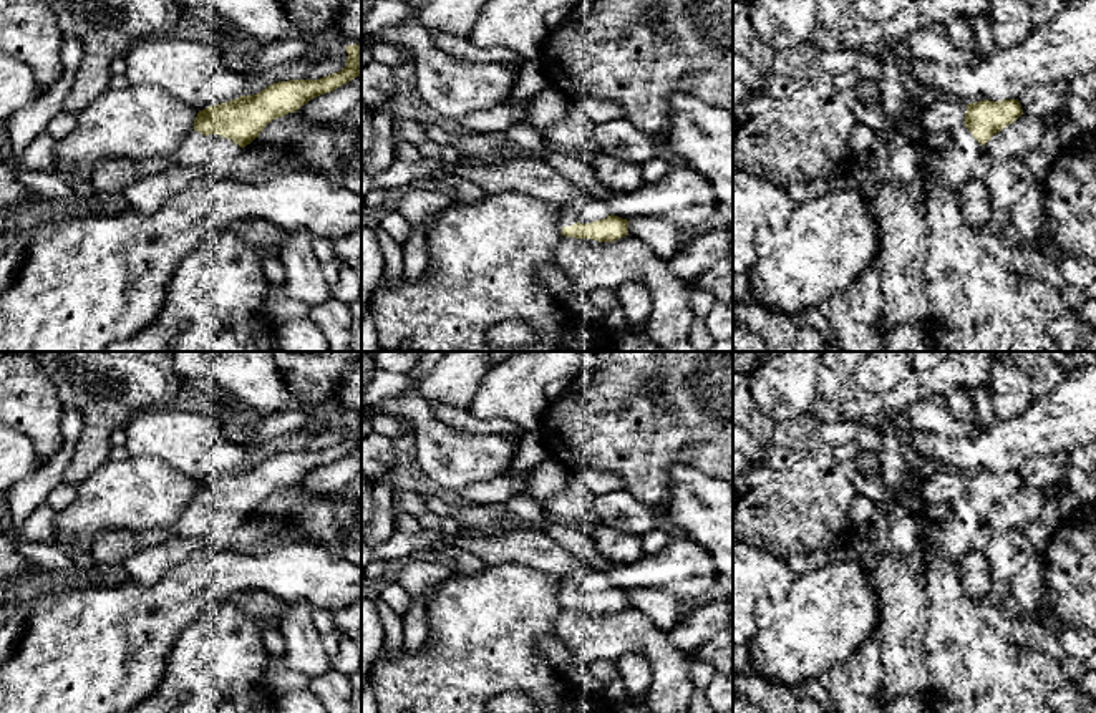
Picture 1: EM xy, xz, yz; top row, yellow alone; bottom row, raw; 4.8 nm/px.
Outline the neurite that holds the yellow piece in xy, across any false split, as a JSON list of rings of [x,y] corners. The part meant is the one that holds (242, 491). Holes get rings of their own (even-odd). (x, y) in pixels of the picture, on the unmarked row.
[[[361,415],[348,416],[347,424],[347,438],[338,444],[320,451],[279,453],[257,466],[244,466],[199,483],[194,504],[172,526],[174,536],[179,539],[232,536],[269,494],[361,448]]]

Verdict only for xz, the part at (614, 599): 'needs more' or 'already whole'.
needs more

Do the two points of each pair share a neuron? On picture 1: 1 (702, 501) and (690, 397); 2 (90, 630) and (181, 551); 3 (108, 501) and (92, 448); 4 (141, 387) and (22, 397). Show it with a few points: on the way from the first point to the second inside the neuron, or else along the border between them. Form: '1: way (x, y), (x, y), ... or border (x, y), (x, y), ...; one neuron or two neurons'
1: border (715, 478), (688, 466), (674, 466), (665, 489); two neurons
2: border (176, 562), (150, 586), (140, 586), (130, 579); two neurons
3: border (106, 460), (80, 485); two neurons
4: border (40, 368), (63, 405); two neurons

